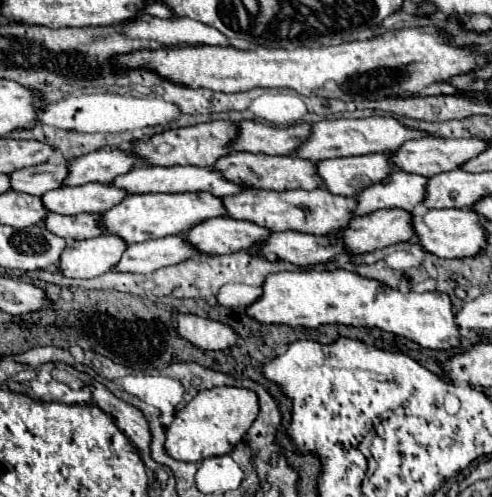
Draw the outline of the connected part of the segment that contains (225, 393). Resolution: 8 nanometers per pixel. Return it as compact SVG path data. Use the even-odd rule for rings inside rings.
M212 388L200 390L182 410L174 414L172 424L166 428L166 452L180 462L200 462L204 458L230 454L232 448L244 438L246 430L258 416L258 398L244 388Z

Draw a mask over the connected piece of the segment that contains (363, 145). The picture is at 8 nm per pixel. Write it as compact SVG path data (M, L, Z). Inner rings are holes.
M374 116L374 118L364 118L364 120L320 120L312 126L310 138L298 148L298 156L308 158L312 162L328 160L328 158L342 158L342 156L362 156L362 154L374 154L374 152L394 152L398 150L404 142L430 136L428 132L414 130L404 126L396 118L386 118L386 116Z

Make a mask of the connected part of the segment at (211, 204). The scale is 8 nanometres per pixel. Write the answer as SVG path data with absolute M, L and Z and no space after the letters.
M206 192L184 194L130 194L122 204L104 212L104 230L108 234L122 236L128 244L146 242L152 238L164 238L172 234L184 234L186 230L202 224L204 220L226 216L226 208L220 196Z

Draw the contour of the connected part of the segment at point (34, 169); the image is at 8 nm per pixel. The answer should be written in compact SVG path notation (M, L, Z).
M44 162L38 166L30 166L30 168L22 168L22 170L12 172L10 180L12 180L12 190L42 196L50 190L62 188L66 174L68 174L68 164Z

